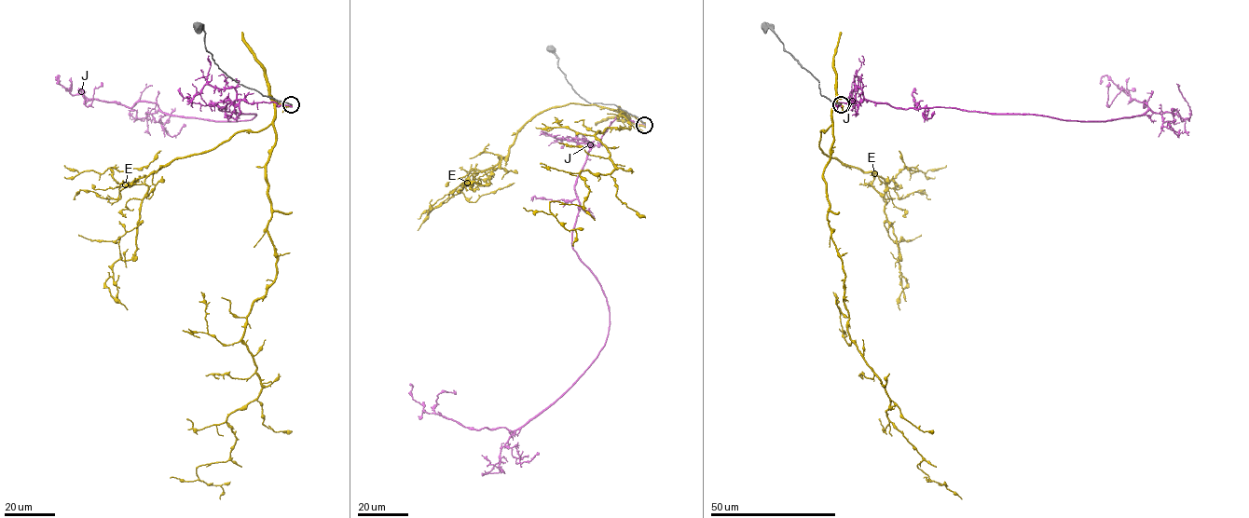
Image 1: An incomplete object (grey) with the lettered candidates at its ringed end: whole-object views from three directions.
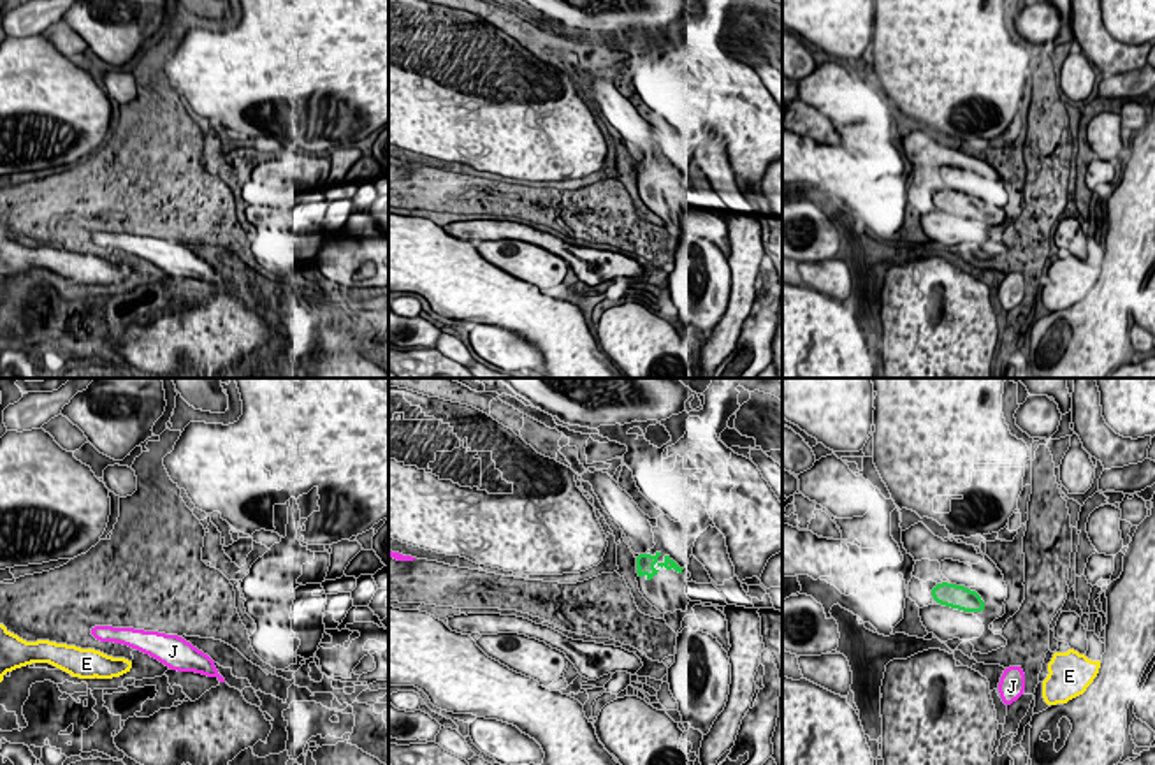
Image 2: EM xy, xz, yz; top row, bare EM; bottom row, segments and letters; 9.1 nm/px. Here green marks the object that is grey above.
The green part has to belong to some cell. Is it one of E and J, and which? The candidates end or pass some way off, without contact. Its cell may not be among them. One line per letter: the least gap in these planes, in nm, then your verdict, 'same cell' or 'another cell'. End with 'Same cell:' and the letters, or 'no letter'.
E: 750 nm | another cell
J: 600 nm | another cell
Same cell: no letter

